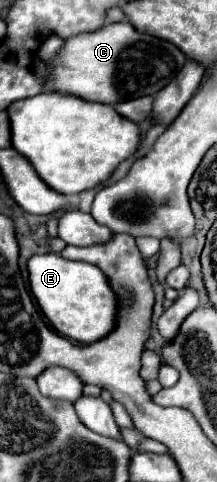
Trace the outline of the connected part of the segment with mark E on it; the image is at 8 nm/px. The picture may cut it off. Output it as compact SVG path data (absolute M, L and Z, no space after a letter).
M52 252L34 254L28 258L28 282L42 314L58 334L90 344L114 328L116 296L100 268L88 262L72 262Z

